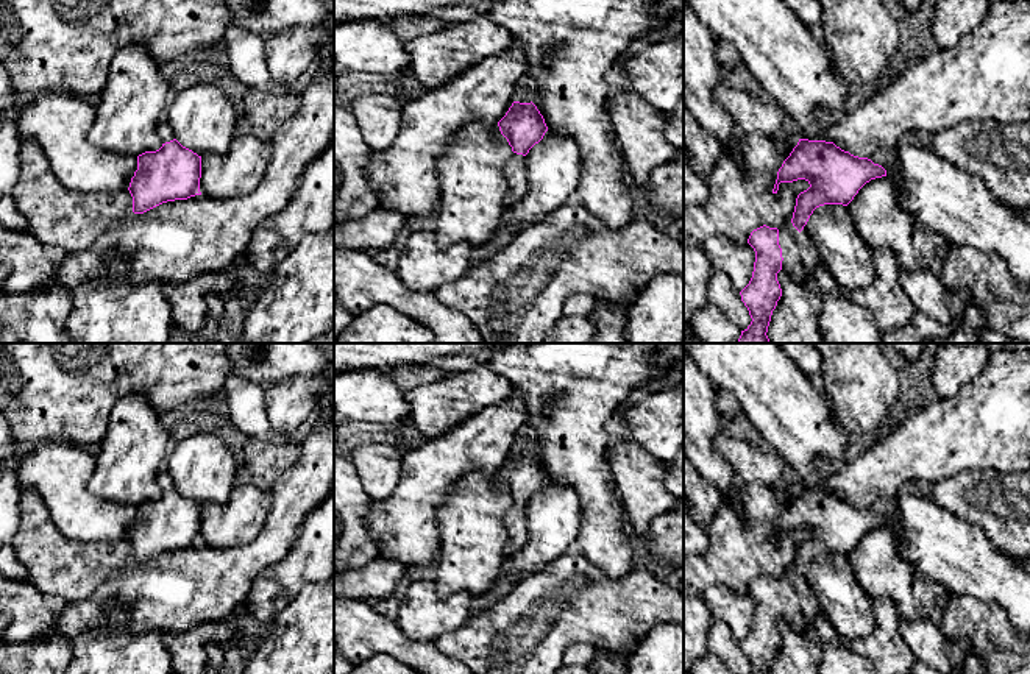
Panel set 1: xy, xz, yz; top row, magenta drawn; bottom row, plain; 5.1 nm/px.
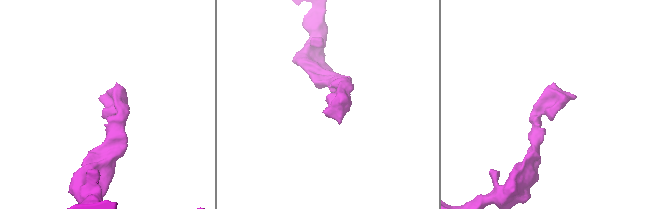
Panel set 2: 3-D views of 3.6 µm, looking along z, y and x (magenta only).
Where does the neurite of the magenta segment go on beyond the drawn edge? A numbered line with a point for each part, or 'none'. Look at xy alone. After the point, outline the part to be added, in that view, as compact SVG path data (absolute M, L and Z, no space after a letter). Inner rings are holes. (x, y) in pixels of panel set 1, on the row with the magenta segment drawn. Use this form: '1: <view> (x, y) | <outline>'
1: xy (164, 131) | M164 117L156 126L156 136L165 144L175 139L173 129Z

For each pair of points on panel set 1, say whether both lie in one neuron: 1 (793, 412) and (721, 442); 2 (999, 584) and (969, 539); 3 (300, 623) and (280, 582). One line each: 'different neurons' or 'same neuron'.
1: different neurons
2: same neuron
3: different neurons

